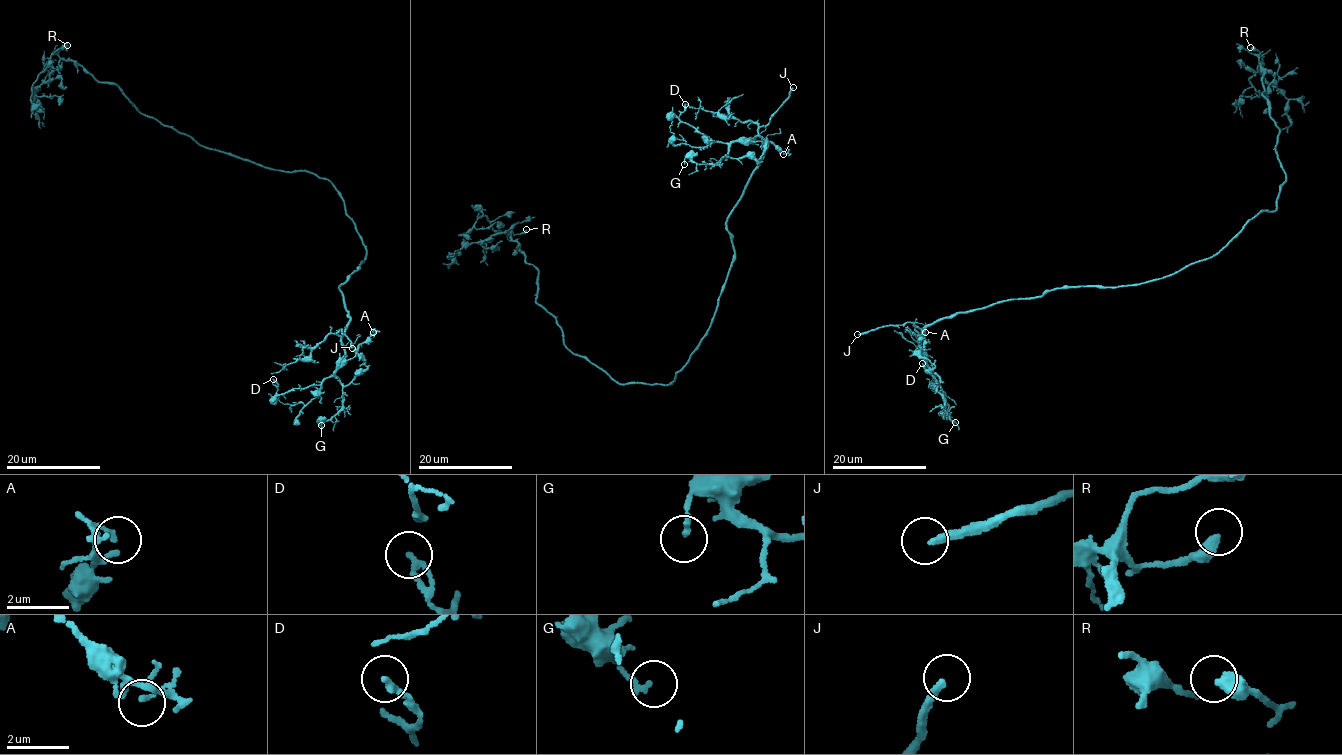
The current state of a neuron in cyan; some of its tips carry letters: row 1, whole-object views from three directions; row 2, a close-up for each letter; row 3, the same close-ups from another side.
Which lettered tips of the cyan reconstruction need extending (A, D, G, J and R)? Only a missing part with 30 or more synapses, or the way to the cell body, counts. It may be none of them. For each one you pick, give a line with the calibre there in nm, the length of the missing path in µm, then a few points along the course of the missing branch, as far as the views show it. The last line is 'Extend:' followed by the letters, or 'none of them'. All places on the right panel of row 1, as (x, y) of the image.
J: calibre 240 nm; missing 70 µm
Extend: J

